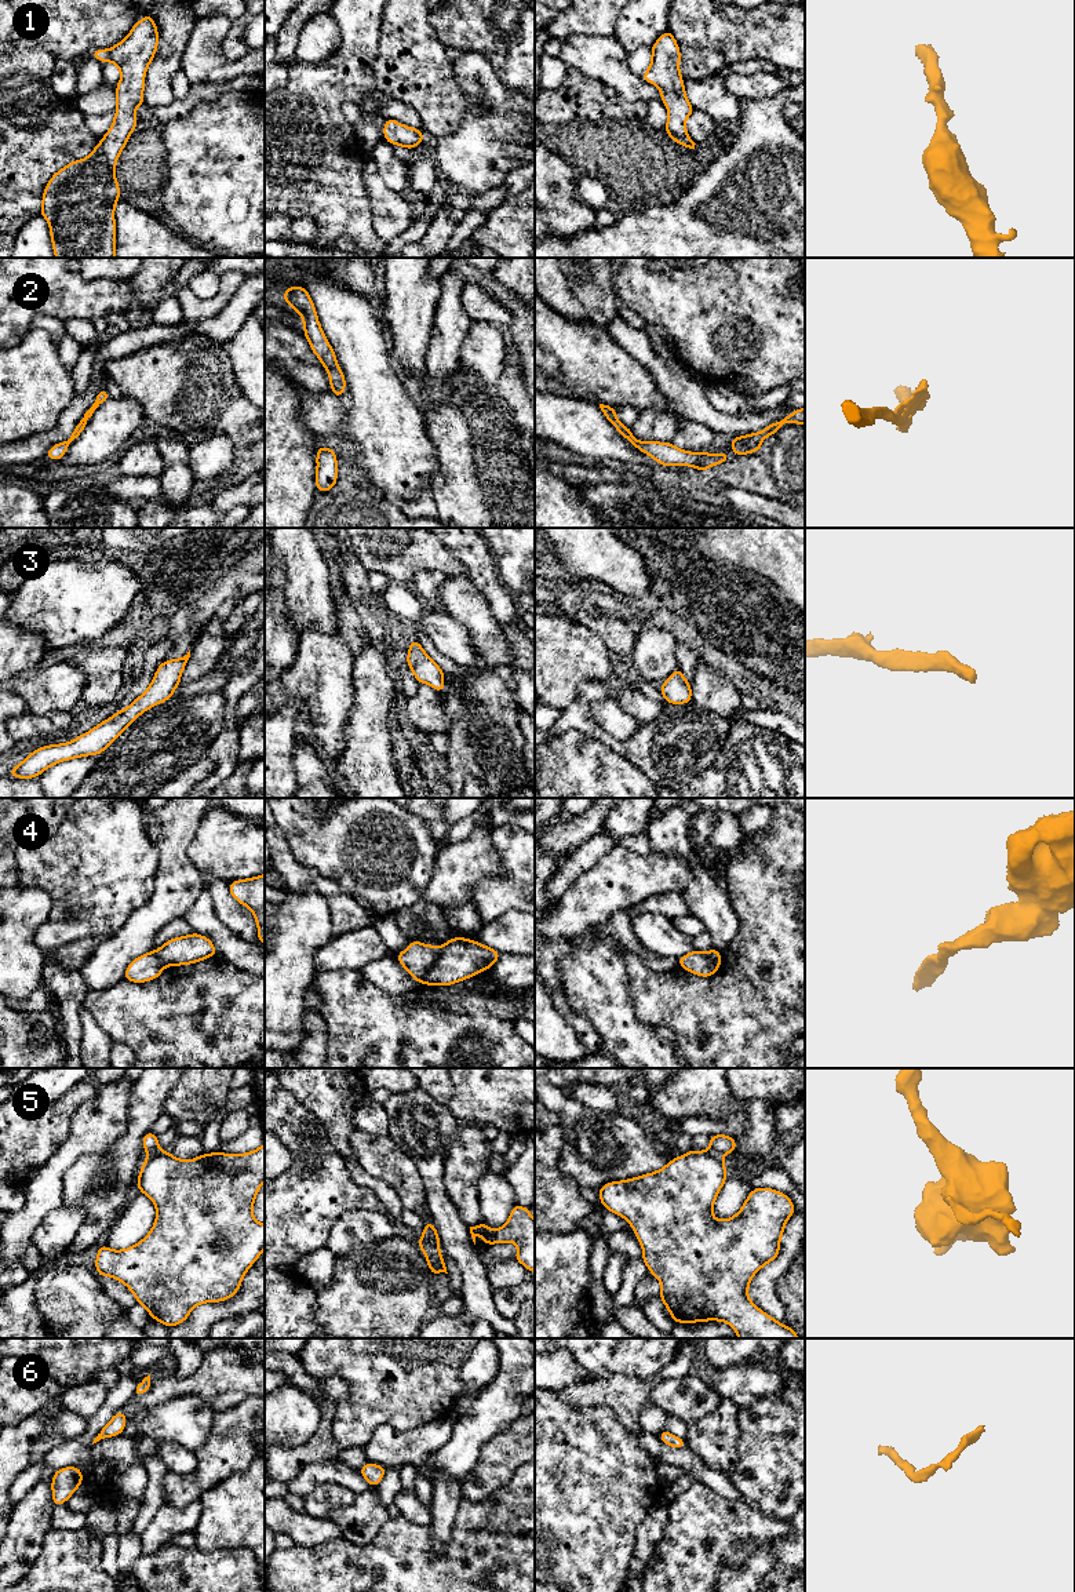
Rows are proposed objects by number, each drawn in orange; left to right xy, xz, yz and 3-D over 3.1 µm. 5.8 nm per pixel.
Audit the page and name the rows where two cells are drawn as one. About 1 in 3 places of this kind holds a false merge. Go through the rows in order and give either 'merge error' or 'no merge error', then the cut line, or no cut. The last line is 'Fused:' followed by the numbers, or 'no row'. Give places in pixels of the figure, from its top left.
1: no merge error; cut none
2: no merge error; cut none
3: no merge error; cut none
4: merge error; cut xz (441, 947), (425, 983)
5: merge error; cut xz (419, 1239), (438, 1252)
6: no merge error; cut none
Fused: 4, 5

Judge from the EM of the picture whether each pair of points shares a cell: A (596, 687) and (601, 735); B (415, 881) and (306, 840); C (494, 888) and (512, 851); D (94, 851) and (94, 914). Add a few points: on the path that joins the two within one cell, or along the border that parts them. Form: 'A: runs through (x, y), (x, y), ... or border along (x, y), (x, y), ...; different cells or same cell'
A: runs through (585, 699), (585, 720), (589, 724); same cell
B: runs through (387, 859), (364, 844), (334, 842); same cell
C: runs through (506, 888), (516, 880), (516, 863); same cell
D: runs through (95, 866), (95, 899); same cell

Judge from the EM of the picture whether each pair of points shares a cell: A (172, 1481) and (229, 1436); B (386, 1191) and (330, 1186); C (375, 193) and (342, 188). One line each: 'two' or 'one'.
A: one
B: two
C: two

